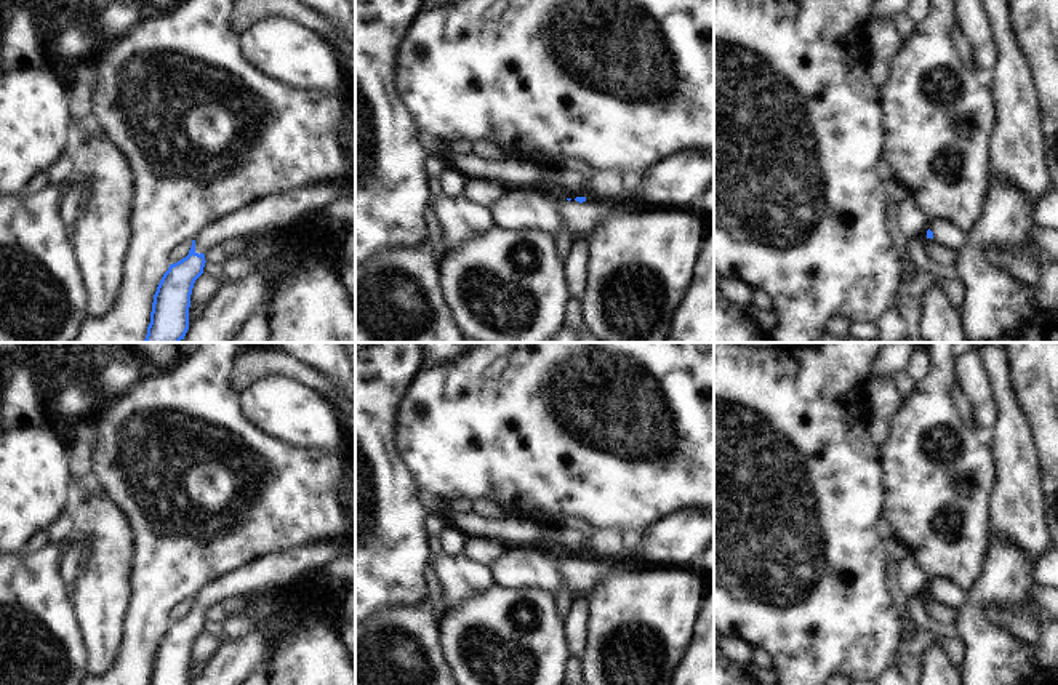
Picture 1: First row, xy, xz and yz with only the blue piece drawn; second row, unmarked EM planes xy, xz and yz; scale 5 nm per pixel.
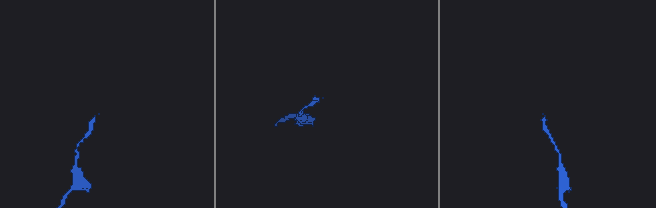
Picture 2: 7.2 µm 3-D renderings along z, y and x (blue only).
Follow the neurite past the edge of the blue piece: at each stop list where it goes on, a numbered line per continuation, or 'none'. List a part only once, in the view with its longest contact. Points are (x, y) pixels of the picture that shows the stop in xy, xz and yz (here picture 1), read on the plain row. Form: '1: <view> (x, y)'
1: xy (277, 572)

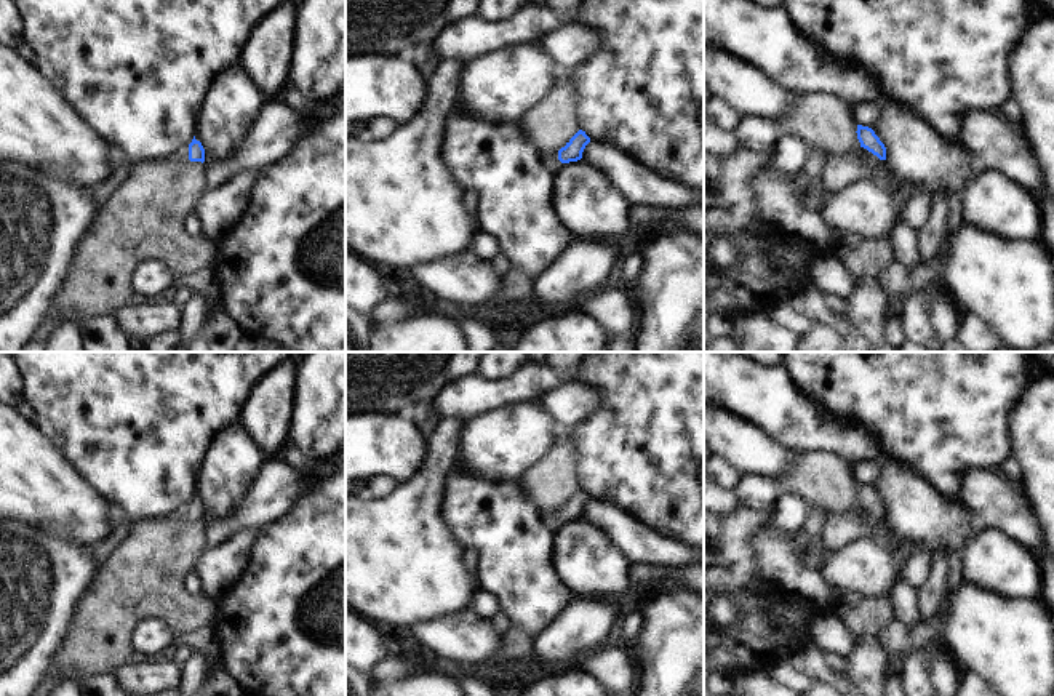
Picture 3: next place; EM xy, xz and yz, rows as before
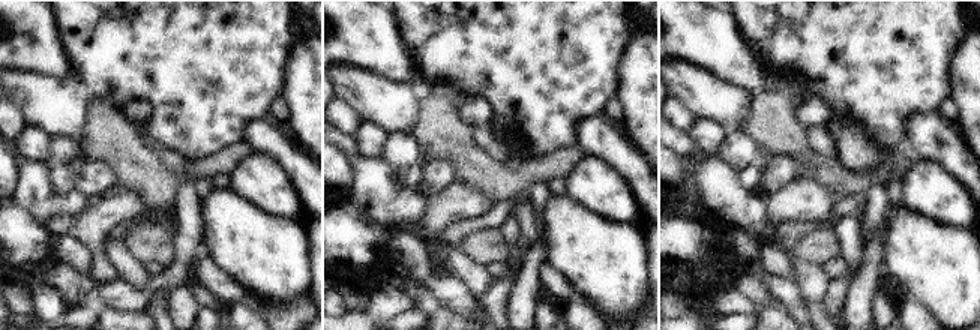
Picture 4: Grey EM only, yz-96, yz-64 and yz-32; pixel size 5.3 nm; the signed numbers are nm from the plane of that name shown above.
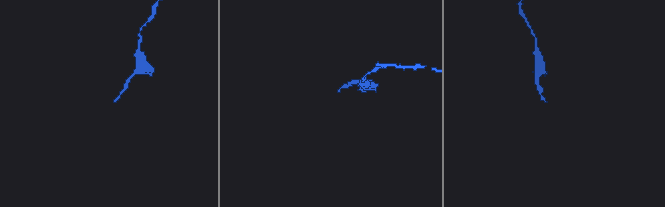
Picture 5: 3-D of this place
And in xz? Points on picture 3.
1: xz (554, 524)

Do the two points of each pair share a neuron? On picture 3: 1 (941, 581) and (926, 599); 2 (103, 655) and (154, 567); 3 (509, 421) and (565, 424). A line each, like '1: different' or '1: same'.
1: same
2: same
3: different

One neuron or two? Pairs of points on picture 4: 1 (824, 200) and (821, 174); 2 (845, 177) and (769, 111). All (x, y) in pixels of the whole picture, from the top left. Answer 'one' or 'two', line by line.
1: two
2: one

